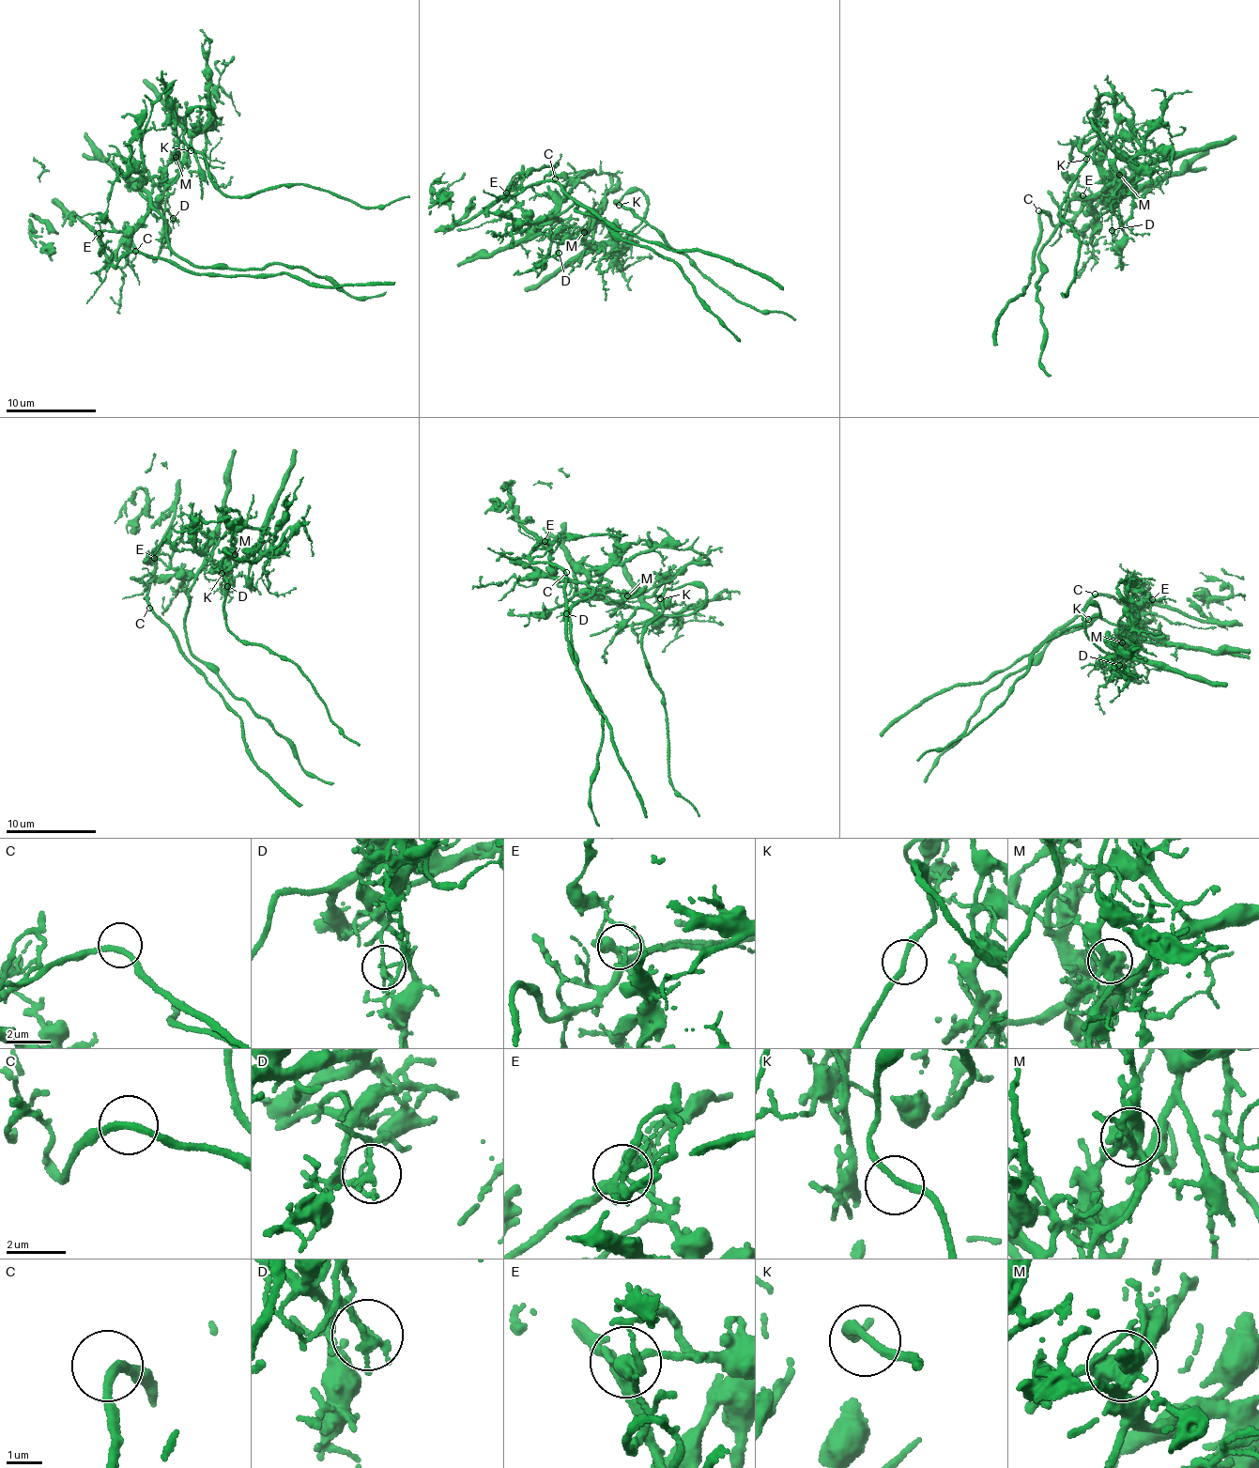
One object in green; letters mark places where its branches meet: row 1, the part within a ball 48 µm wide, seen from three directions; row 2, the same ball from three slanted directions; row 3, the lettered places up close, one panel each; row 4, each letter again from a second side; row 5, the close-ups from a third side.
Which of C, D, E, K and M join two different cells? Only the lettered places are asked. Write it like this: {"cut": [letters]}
{"cut": ["D", "E", "M"]}

